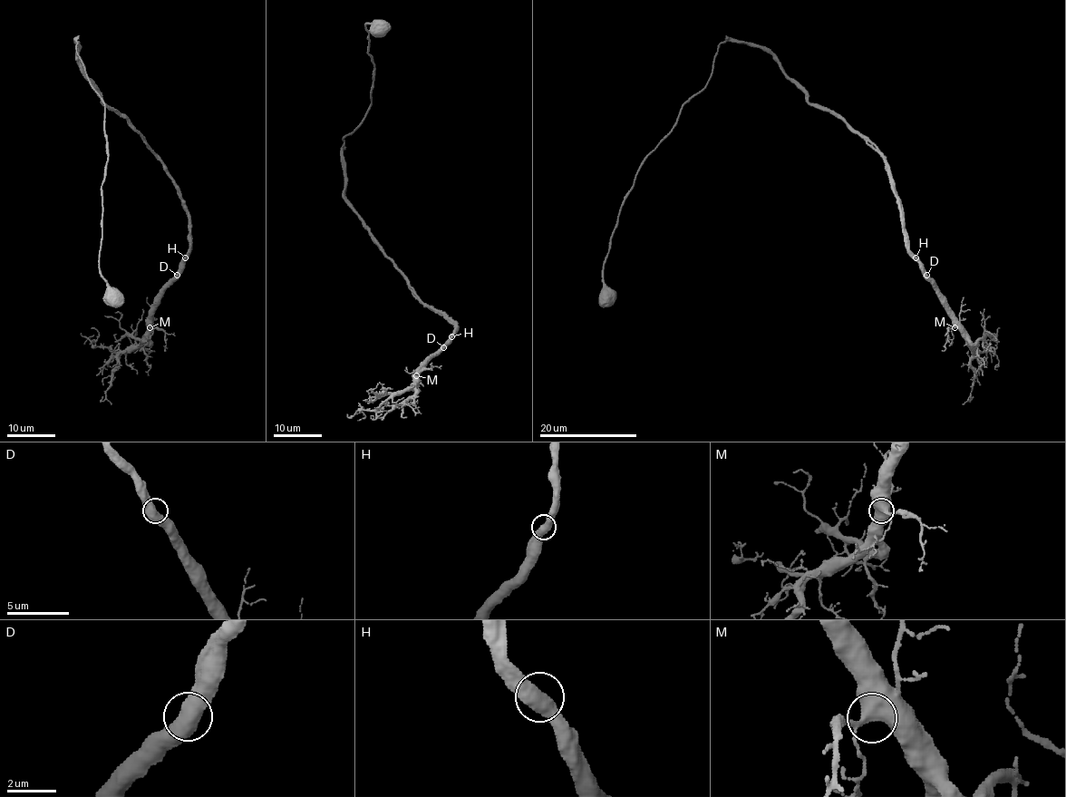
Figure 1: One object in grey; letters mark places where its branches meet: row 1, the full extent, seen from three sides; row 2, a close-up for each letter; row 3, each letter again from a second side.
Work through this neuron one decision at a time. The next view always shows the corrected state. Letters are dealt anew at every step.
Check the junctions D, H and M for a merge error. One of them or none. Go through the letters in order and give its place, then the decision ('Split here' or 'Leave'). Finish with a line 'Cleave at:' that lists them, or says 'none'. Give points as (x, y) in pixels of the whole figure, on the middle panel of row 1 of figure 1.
D: Place: (443, 347). Leave
H: Place: (451, 336). Leave
M: Place: (416, 375). Leave
Cleave at: none

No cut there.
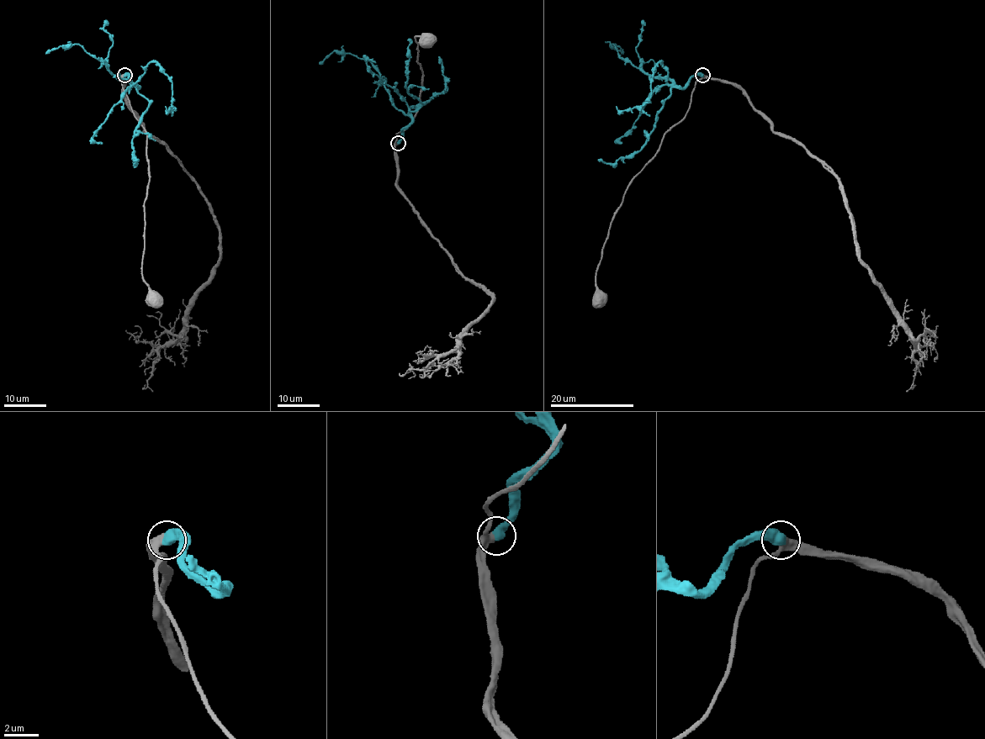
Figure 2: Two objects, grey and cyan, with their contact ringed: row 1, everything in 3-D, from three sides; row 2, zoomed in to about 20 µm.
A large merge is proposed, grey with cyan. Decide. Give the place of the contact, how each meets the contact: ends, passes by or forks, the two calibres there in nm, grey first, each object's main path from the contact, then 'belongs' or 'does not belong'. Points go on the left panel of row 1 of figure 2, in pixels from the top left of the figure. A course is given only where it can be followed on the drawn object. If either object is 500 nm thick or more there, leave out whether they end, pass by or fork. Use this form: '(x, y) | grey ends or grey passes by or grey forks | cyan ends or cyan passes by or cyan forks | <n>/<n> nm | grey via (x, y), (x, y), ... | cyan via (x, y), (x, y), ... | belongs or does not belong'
(124, 75) | 400/600 nm | grey via (124, 75), (122, 84), (134, 116), (146, 134), (150, 180), (144, 205), (142, 271), (143, 281), (154, 299) | cyan via (124, 75), (128, 75), (128, 79), (138, 87), (115, 76), (107, 65), (76, 44), (60, 45), (45, 54) | belongs

